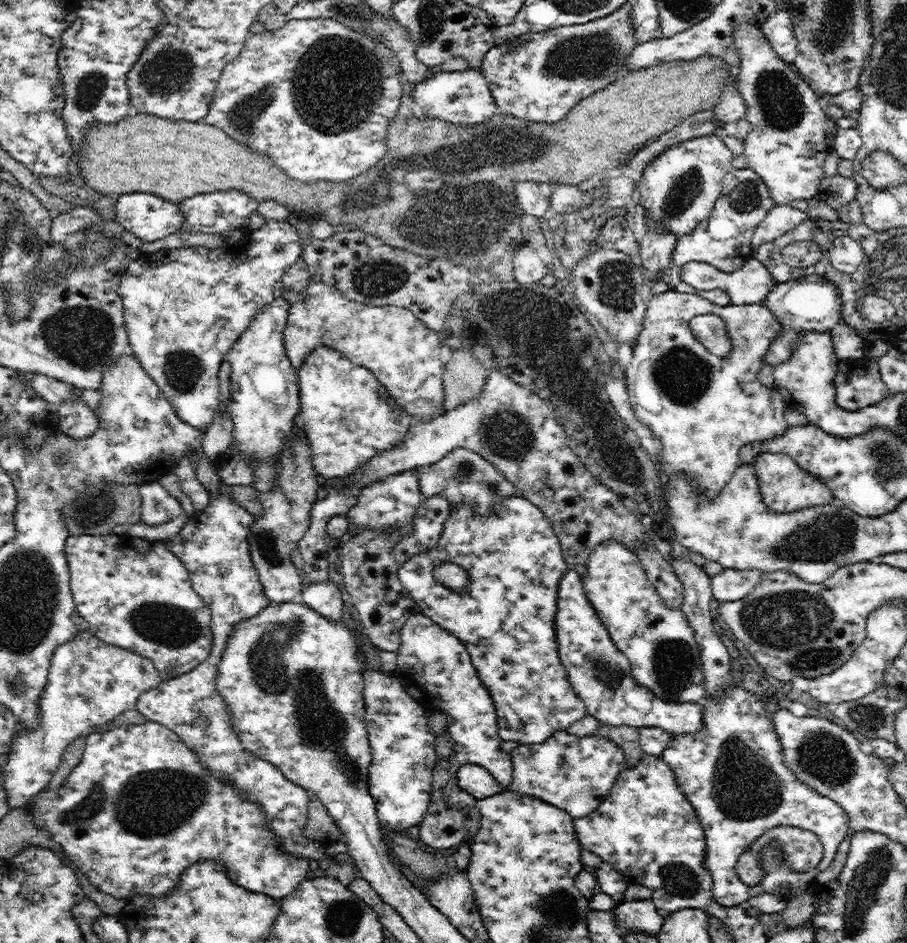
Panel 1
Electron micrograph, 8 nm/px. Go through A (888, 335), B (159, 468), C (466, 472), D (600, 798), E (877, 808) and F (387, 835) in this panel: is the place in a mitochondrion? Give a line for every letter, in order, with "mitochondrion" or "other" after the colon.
A: other
B: other
C: mitochondrion
D: other
E: other
F: other

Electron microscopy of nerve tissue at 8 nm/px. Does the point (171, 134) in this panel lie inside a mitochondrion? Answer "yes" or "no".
no

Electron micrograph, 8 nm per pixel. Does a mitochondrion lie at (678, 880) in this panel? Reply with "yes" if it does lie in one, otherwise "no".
yes

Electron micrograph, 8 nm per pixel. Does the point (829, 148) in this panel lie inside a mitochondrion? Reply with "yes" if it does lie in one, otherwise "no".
no

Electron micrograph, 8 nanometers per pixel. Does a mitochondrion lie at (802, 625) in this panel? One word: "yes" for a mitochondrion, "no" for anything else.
yes

